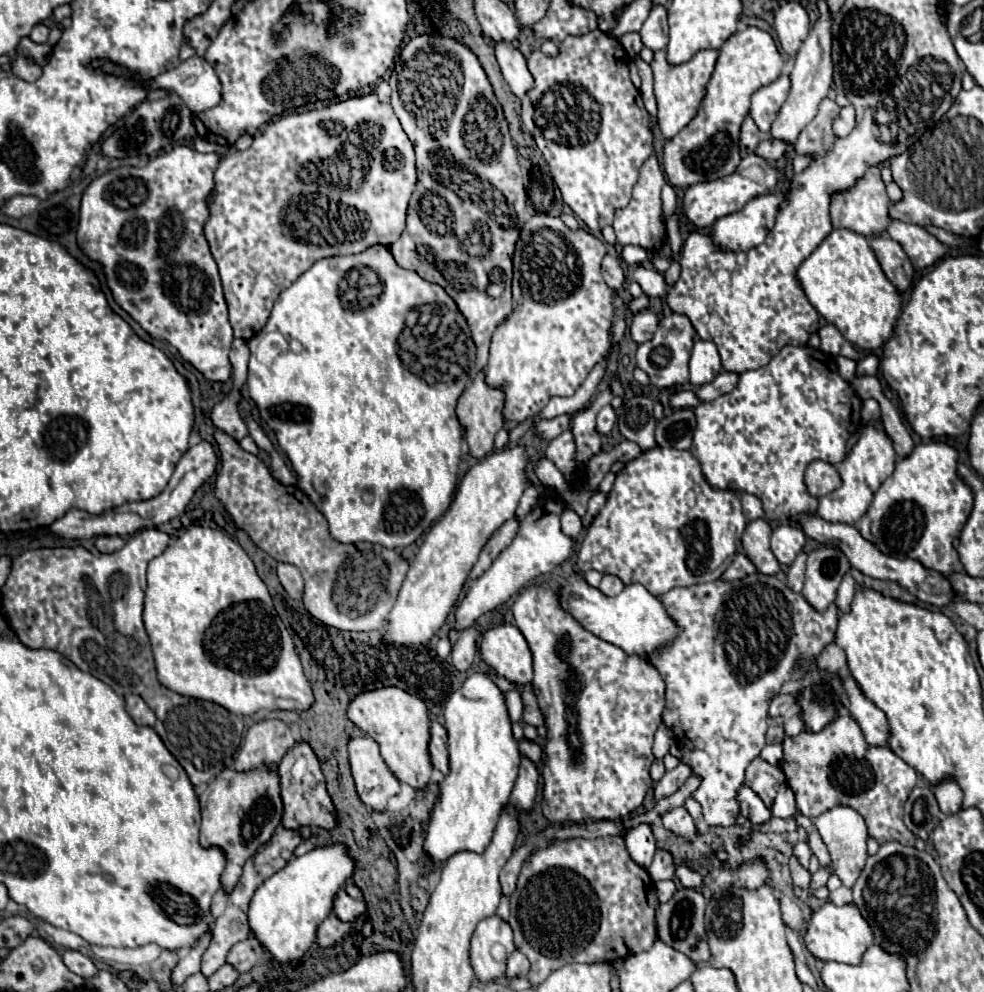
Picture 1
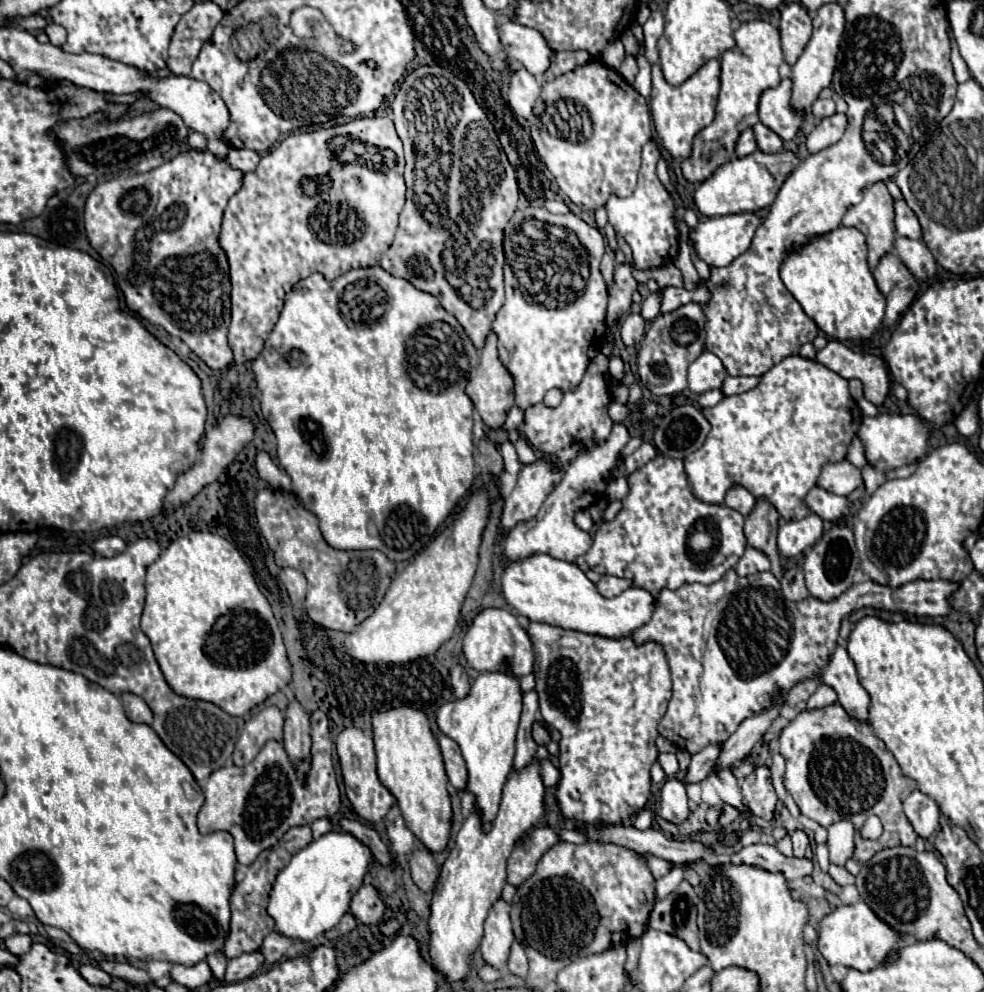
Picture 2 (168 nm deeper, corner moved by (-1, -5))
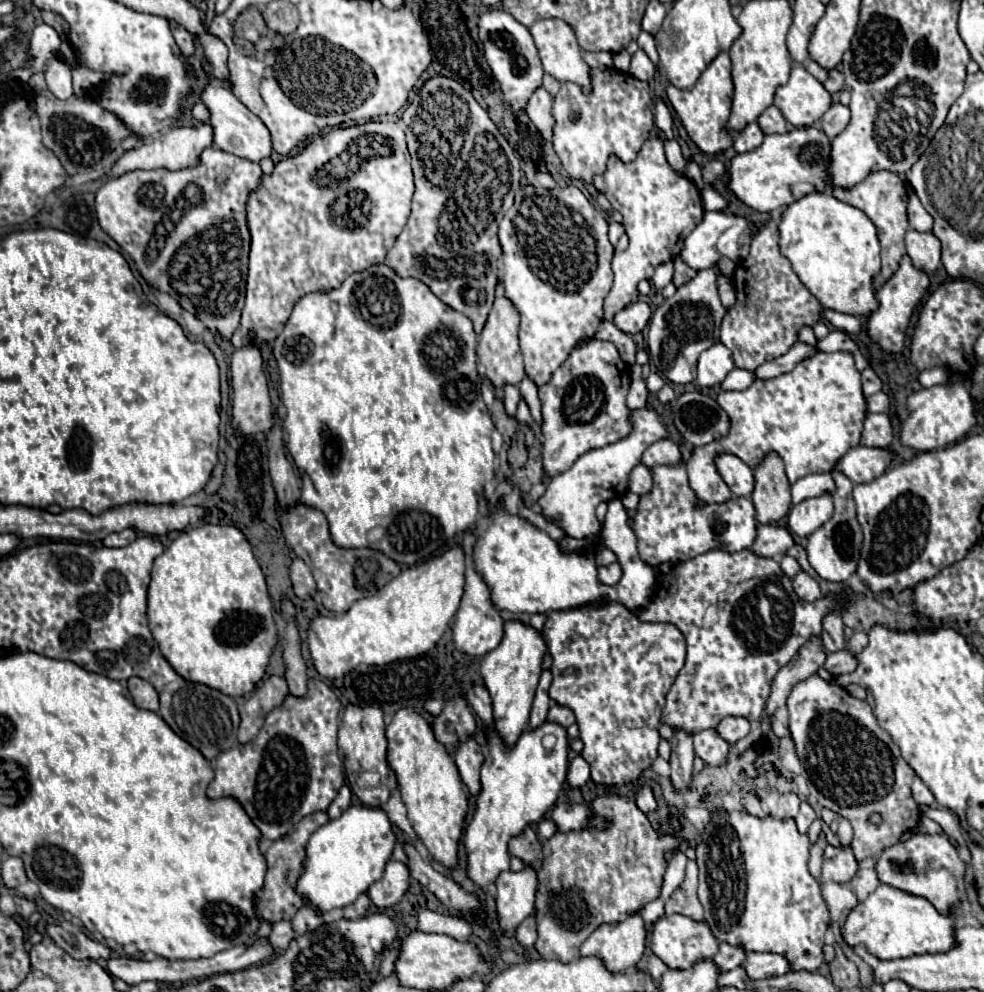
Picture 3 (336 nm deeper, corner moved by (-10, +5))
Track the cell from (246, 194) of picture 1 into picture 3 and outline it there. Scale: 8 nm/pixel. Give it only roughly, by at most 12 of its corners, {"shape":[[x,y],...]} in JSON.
{"shape":[[393,121],[337,127],[247,199],[235,349],[383,263],[413,173]]}

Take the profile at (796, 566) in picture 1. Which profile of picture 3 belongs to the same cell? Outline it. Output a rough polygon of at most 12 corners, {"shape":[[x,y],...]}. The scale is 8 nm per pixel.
{"shape":[[799,571],[793,577],[793,589],[803,601],[821,597],[819,583]]}

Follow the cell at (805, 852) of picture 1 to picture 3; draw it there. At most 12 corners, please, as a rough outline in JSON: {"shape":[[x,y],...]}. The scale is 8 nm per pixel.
{"shape":[[801,803],[795,819],[799,833],[807,833],[815,821],[809,803]]}

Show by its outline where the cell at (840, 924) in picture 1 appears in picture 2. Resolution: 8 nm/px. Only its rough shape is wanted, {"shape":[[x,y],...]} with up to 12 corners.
{"shape":[[866,903],[822,919],[818,949],[830,965],[872,971],[904,935]]}

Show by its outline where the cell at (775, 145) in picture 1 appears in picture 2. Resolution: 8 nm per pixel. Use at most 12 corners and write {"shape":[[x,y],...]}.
{"shape":[[756,123],[756,143],[764,153],[778,153],[782,139],[766,125]]}

